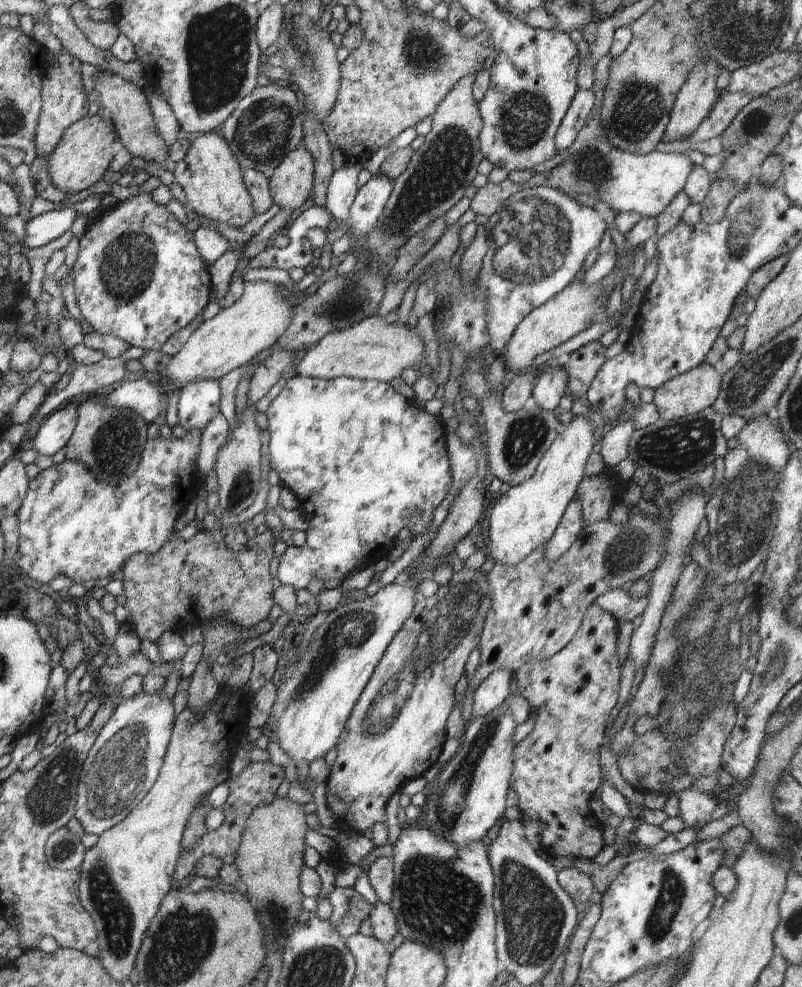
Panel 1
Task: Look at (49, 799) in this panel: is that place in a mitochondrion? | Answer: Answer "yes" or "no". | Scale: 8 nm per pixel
yes

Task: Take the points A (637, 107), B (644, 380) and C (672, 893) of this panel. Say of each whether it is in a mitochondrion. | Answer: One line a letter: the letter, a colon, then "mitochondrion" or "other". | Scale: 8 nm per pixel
A: mitochondrion
B: other
C: mitochondrion

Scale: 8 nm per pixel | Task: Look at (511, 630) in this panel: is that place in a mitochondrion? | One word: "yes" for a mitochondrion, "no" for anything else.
no

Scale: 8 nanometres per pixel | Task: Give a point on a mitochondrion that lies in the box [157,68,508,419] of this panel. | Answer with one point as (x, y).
(444, 166)

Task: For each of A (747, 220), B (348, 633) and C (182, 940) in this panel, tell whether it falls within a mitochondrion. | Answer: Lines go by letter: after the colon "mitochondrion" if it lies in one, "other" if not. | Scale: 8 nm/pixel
A: mitochondrion
B: mitochondrion
C: mitochondrion

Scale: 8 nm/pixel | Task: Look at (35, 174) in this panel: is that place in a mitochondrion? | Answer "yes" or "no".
no

